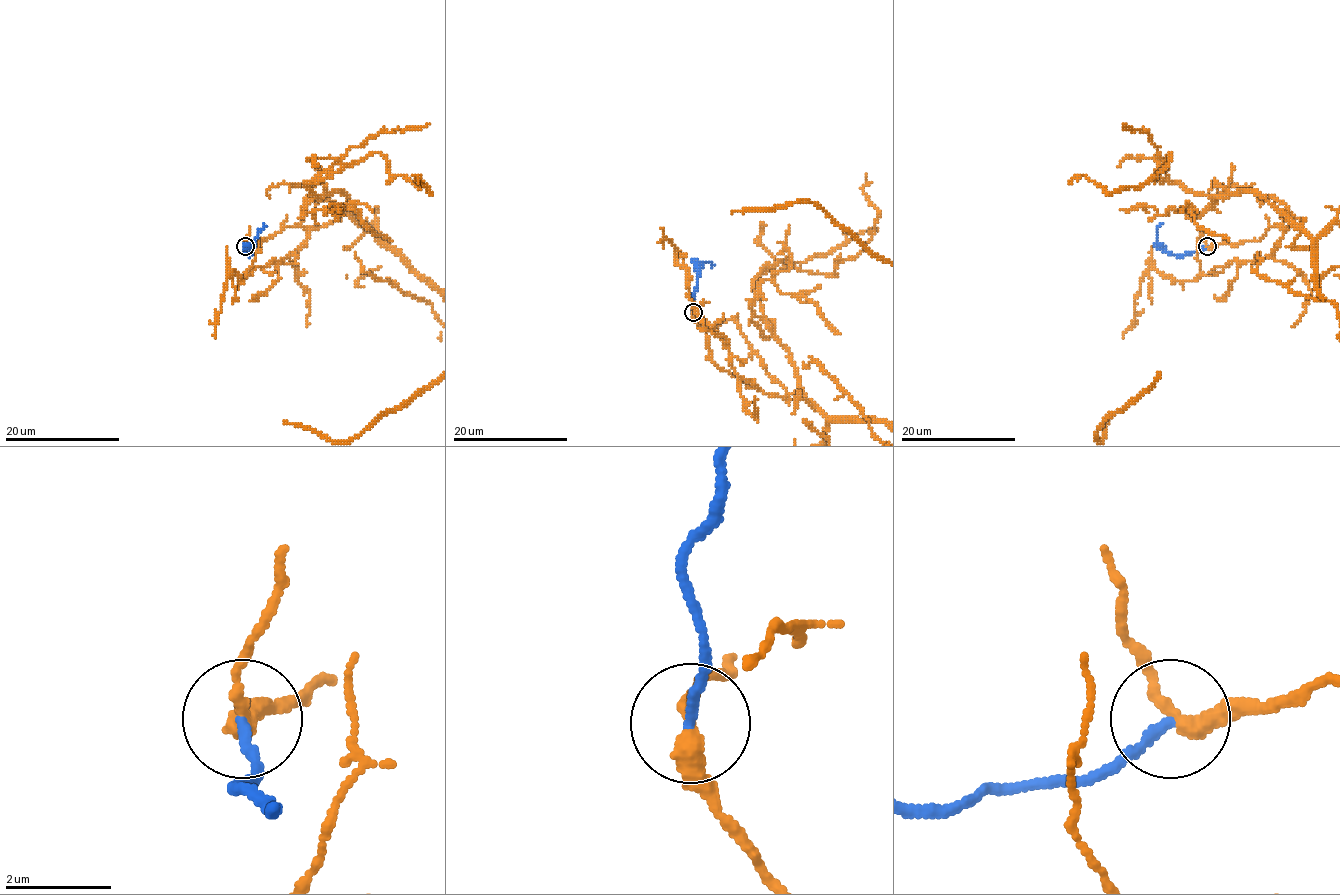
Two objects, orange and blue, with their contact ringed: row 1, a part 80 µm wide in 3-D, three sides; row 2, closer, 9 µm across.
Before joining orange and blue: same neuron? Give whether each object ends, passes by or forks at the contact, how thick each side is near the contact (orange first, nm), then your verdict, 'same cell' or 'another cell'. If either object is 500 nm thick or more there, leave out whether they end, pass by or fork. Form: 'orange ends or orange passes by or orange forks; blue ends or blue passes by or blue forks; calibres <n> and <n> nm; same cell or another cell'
orange passes by; blue ends; calibres 300 and 180 nm; another cell

